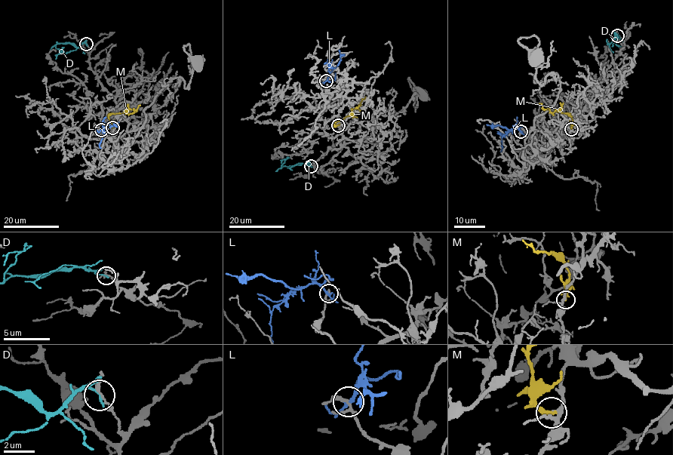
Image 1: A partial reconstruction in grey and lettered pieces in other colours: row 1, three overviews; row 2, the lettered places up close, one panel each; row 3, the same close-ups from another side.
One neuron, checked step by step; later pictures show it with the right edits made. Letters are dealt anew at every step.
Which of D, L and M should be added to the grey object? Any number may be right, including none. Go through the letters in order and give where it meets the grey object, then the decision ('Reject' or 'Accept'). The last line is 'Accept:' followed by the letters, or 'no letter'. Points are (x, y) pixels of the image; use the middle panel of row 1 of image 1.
D: Touches grey at (311, 166). Reject
L: Touches grey at (326, 81). Reject
M: Touches grey at (338, 125). Accept
Accept: M

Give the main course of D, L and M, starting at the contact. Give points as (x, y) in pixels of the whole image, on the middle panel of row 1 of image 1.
D: (311, 166), (301, 164), (281, 167), (286, 159), (282, 159), (281, 163)
L: (326, 81), (340, 59), (339, 50)
M: (337, 125), (333, 125), (358, 108), (365, 96)

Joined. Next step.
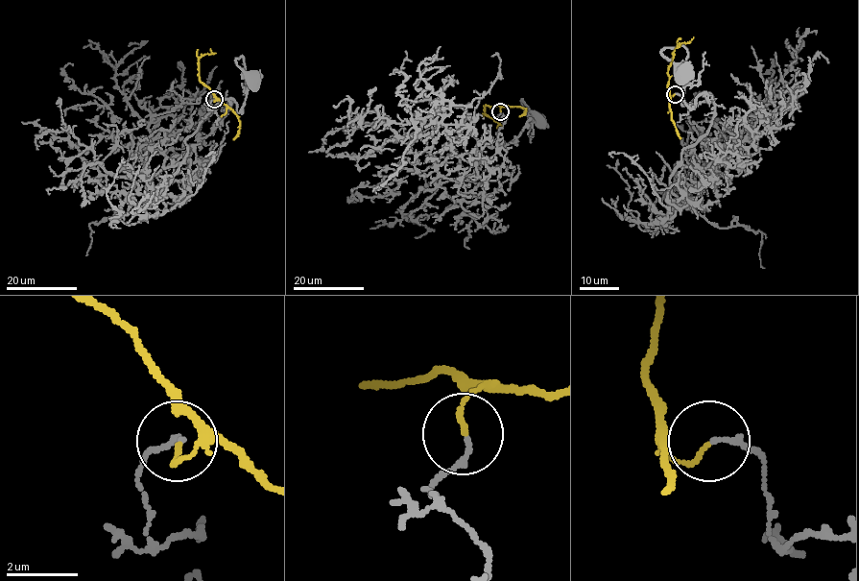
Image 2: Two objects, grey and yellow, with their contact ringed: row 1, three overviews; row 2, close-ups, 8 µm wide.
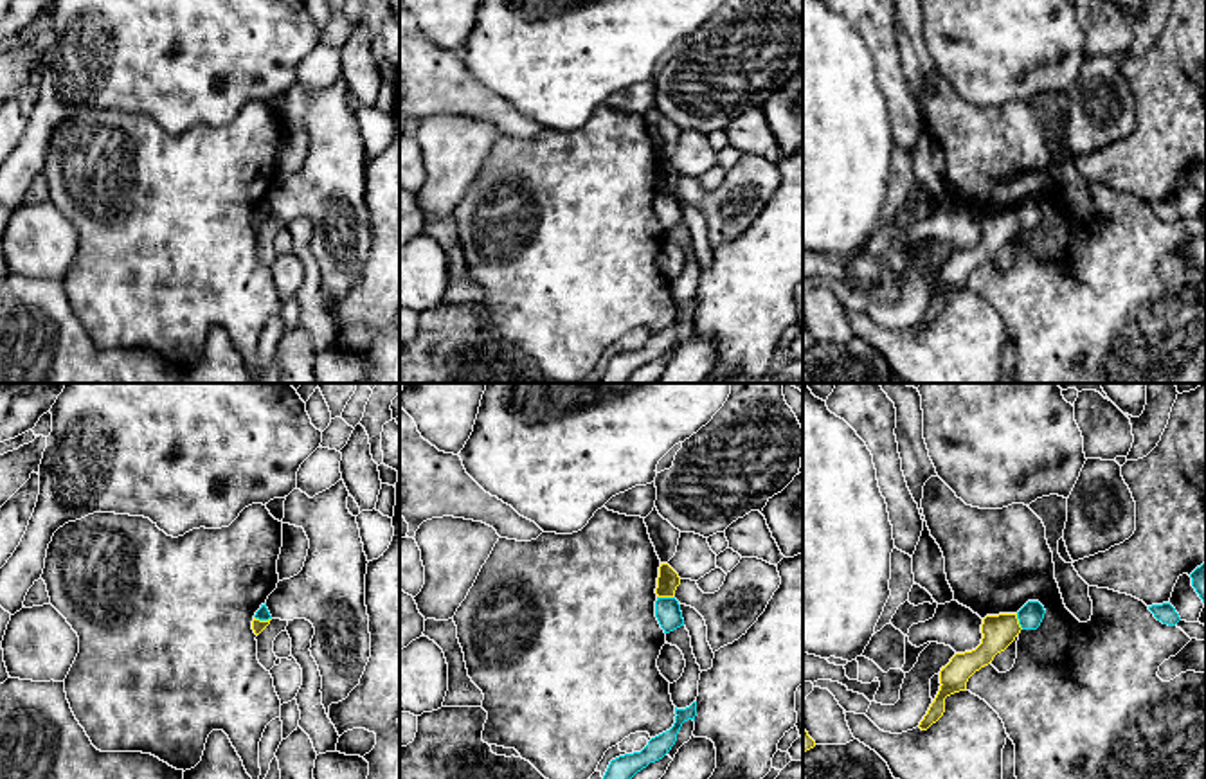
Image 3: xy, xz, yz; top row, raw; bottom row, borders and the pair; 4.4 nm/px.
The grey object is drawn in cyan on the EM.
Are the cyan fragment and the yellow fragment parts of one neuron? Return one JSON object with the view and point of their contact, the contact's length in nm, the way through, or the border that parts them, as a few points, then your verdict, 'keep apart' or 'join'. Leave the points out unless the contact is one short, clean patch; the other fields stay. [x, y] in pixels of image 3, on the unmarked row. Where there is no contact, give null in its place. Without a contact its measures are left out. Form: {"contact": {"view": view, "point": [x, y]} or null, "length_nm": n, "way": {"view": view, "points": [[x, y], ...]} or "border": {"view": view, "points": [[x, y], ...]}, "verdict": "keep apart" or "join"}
{"contact": {"view": "xz", "point": [665, 195]}, "length_nm": 70, "border": {"view": "xz", "points": [[657, 193], [672, 195]]}, "verdict": "keep apart"}

